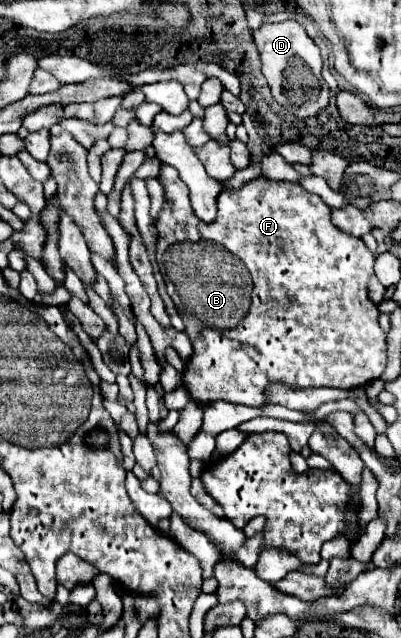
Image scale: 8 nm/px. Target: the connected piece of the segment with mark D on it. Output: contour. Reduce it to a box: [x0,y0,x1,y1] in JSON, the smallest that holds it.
[251,21,329,119]

